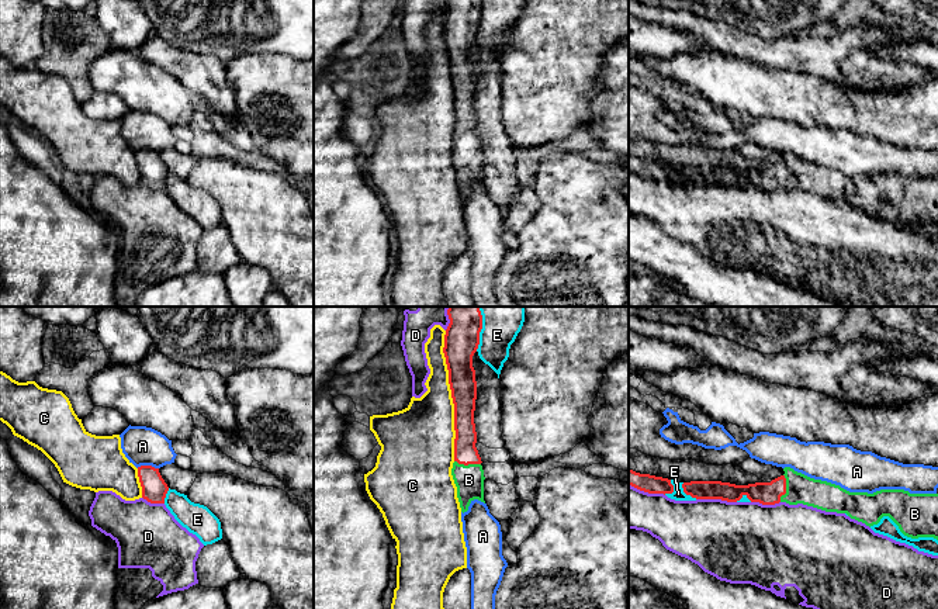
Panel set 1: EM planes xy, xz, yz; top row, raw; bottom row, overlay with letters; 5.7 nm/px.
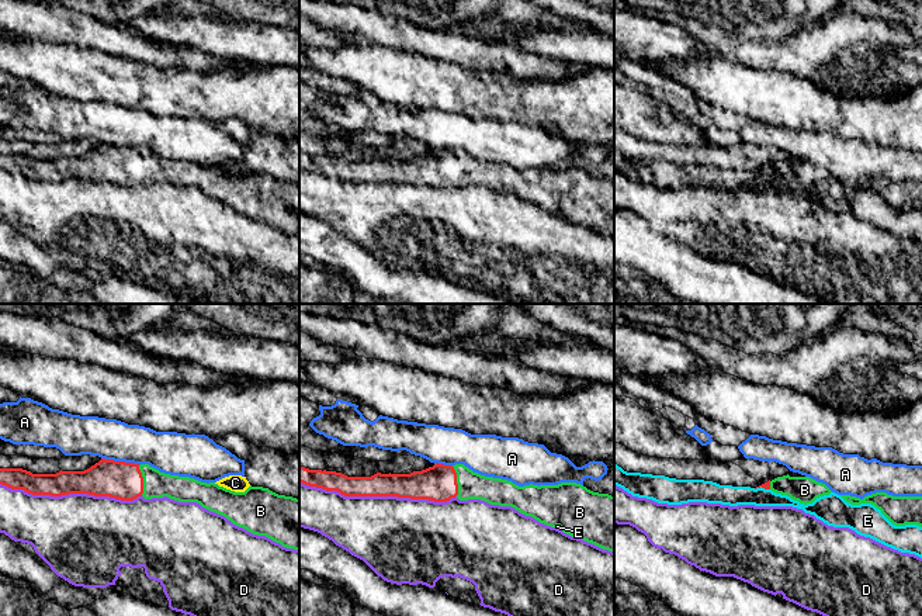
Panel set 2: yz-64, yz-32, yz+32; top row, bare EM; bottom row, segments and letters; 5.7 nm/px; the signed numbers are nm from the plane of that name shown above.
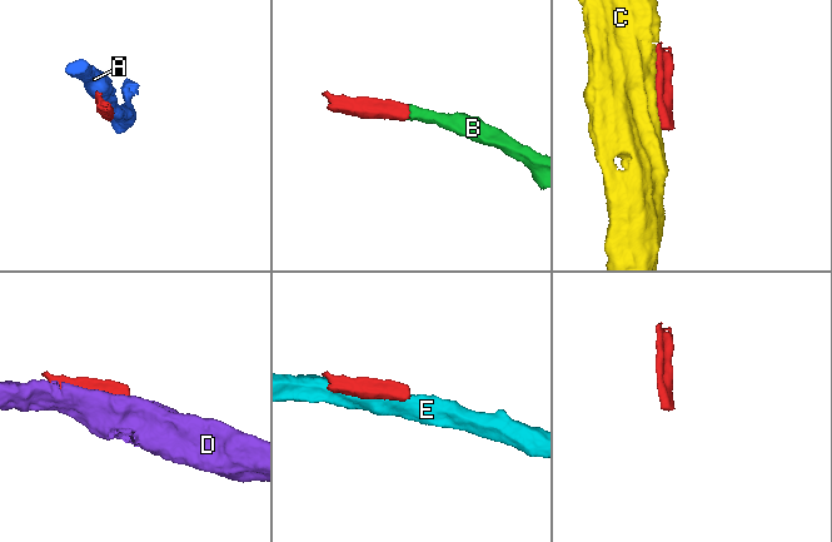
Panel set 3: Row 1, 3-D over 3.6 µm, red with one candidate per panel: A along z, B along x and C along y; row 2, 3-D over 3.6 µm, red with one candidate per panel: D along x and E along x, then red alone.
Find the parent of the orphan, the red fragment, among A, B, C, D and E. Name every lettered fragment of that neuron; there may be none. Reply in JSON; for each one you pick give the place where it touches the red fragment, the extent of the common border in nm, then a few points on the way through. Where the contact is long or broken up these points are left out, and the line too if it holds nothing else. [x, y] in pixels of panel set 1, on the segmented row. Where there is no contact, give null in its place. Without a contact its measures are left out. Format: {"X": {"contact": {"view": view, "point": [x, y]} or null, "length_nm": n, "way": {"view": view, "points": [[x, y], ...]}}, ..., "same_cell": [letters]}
{"B": {"contact": {"view": "yz", "point": [785, 488]}, "length_nm": 160, "way": {"view": "yz", "points": [[764, 492], [785, 488], [800, 488]]}}, "same_cell": ["B"]}

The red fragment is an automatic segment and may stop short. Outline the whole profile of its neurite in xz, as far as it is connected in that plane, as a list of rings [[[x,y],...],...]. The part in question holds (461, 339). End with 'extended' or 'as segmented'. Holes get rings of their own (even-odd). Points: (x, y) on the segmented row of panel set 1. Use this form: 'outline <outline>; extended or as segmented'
outline [[[449,307],[450,323],[444,335],[443,353],[449,370],[449,384],[454,404],[454,463],[451,475],[457,487],[461,512],[474,499],[484,501],[484,470],[475,447],[474,411],[477,399],[473,356],[480,345],[482,315],[480,307]]]; extended

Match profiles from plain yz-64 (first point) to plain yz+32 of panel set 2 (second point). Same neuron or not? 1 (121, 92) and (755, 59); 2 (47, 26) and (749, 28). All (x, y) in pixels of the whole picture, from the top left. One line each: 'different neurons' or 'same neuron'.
1: different neurons
2: different neurons

